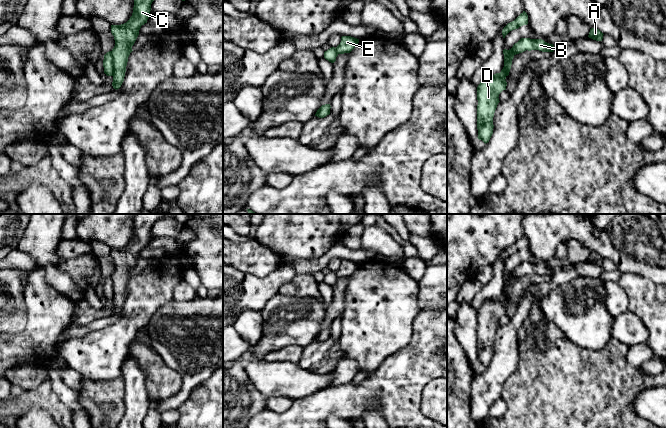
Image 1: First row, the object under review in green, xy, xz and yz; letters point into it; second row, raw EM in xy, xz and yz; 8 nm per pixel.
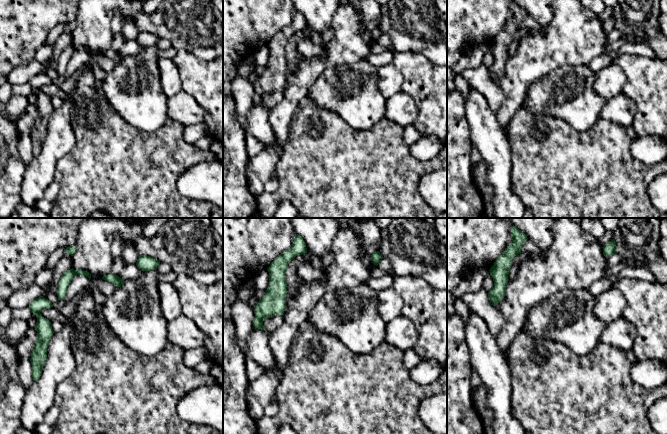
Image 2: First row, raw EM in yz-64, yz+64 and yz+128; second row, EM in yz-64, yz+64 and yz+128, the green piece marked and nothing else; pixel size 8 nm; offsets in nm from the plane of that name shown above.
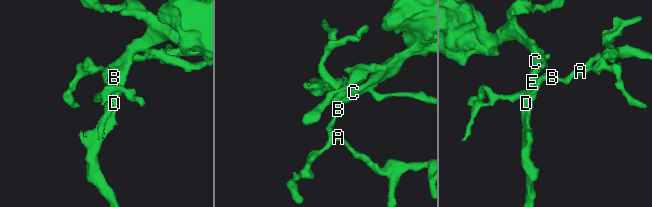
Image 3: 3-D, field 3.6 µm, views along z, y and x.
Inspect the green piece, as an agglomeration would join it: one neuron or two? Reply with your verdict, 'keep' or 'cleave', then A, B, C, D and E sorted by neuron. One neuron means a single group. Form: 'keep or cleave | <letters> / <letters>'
cleave | A B / C D E

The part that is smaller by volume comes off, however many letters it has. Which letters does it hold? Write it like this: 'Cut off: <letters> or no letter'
Cut off: C, D, E

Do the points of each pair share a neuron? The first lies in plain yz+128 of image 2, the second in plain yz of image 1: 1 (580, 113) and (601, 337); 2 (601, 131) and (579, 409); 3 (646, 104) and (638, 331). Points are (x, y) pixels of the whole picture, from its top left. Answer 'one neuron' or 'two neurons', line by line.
1: one neuron
2: one neuron
3: two neurons

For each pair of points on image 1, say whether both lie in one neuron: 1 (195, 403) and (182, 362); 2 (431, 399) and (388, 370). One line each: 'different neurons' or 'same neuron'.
1: different neurons
2: different neurons

